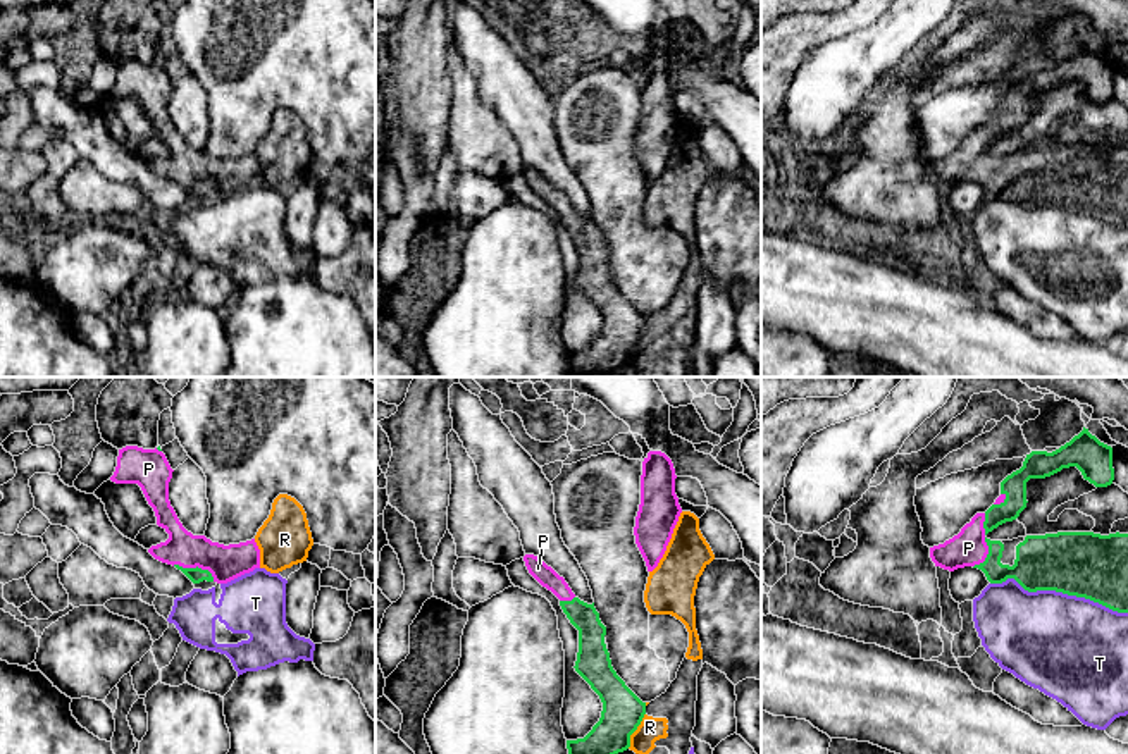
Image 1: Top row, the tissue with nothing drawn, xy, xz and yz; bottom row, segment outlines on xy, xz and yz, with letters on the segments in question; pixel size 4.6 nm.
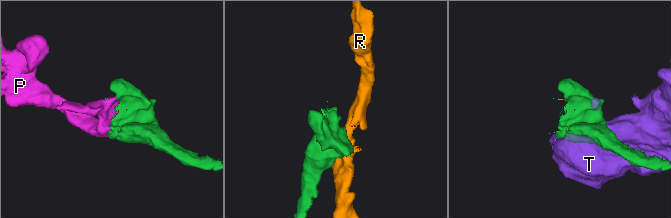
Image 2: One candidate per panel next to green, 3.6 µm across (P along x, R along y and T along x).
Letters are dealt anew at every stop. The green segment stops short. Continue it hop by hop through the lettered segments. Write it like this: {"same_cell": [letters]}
{"same_cell": ["P"]}

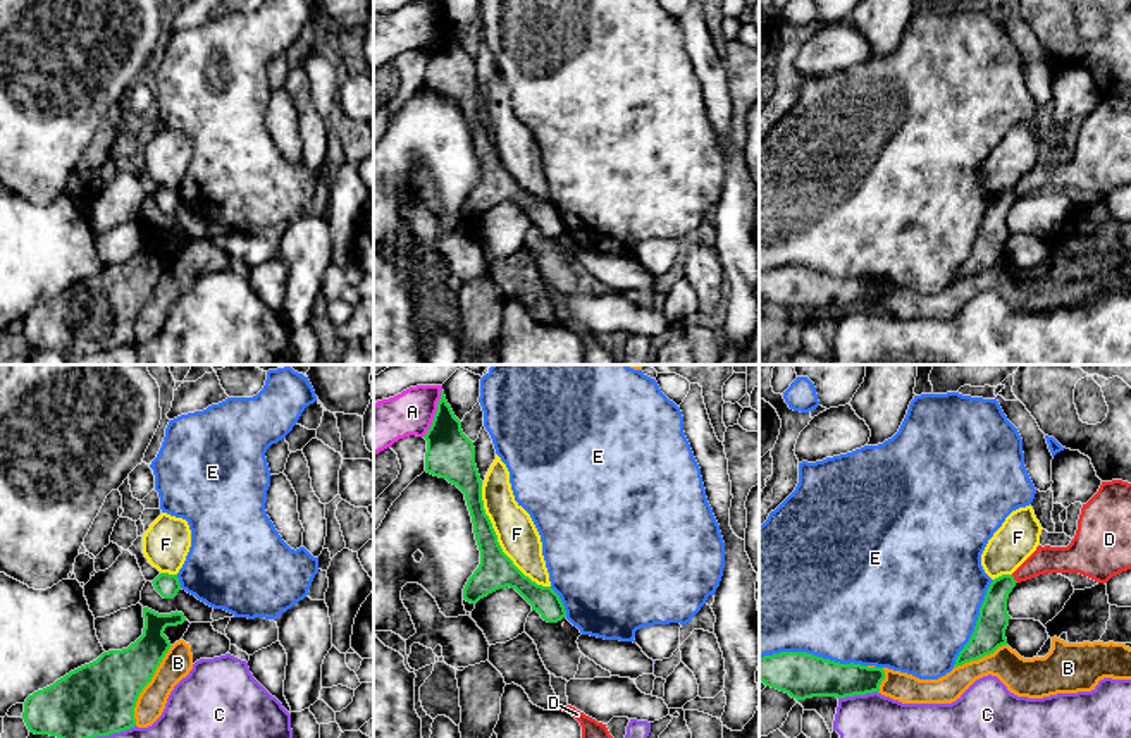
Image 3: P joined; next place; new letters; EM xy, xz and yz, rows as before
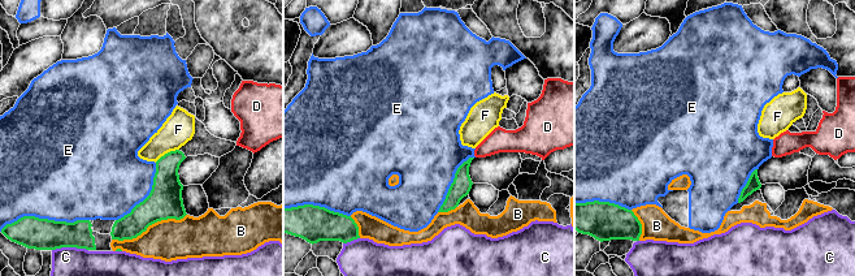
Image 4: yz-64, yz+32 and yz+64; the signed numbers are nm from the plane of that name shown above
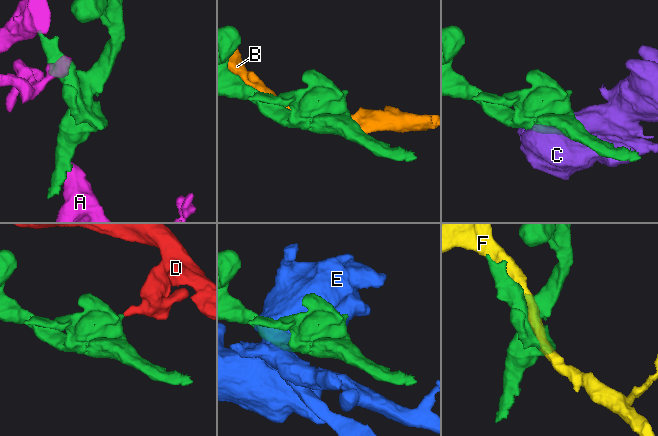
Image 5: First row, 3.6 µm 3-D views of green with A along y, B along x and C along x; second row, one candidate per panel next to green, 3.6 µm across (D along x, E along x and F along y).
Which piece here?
{"same_cell": []}

